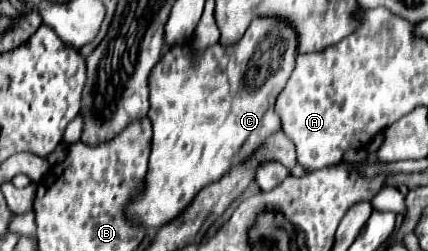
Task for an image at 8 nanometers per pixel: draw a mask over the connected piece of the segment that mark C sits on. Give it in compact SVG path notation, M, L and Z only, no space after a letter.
M259 17L253 19L243 39L235 45L223 47L217 43L203 51L199 59L191 59L189 45L175 45L161 57L149 75L149 119L153 129L149 171L143 189L137 191L125 207L127 221L143 225L149 233L161 229L165 223L173 221L203 187L219 181L231 167L249 161L259 145L281 131L281 121L273 105L293 71L295 49L297 35L289 25L279 19Z

